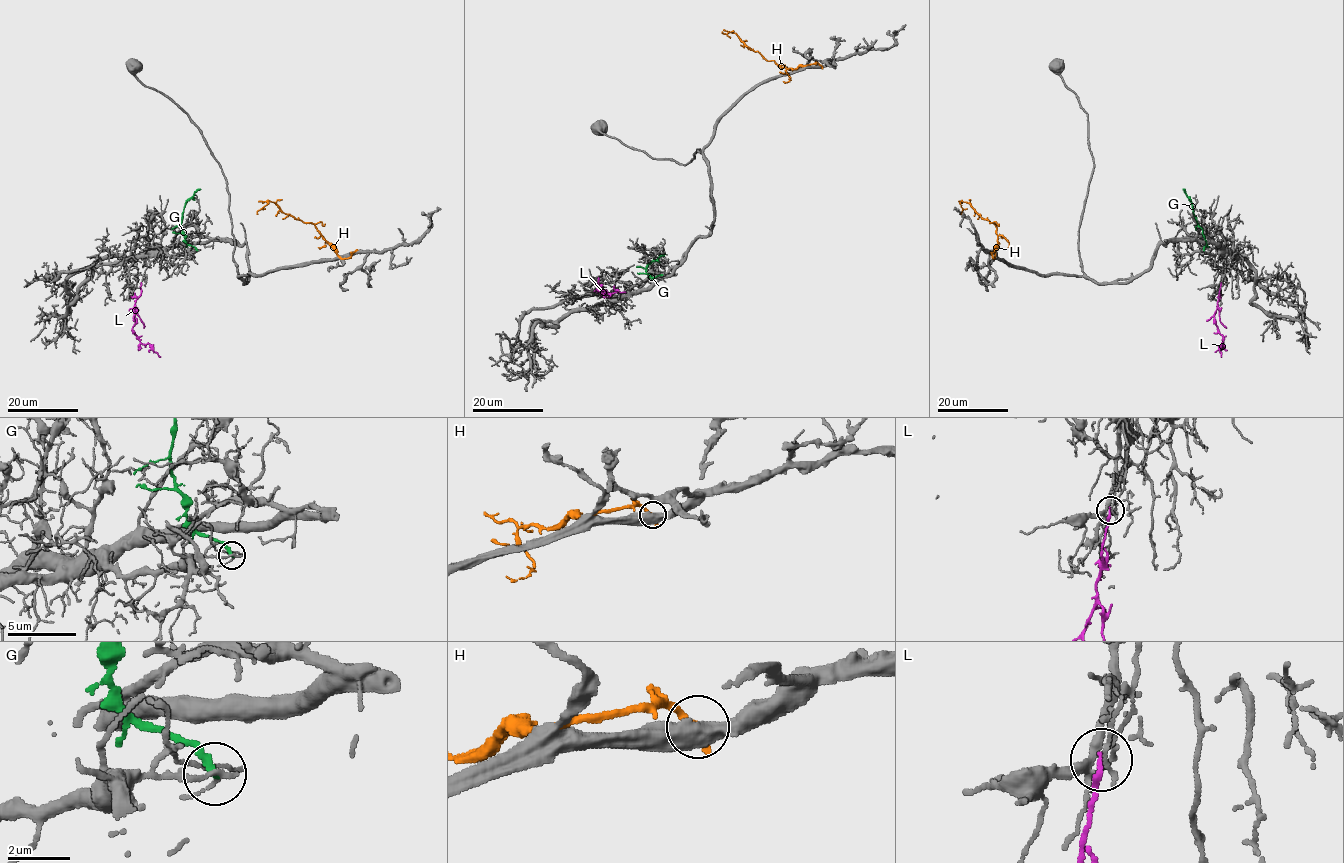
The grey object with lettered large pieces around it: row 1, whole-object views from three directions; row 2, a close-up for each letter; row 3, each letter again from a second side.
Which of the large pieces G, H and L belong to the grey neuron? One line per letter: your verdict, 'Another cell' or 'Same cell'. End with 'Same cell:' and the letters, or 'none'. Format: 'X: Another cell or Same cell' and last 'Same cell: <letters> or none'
G: Another cell
H: Another cell
L: Another cell
Same cell: none

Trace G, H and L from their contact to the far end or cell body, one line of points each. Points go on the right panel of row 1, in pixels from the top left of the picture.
G: (1203, 250), (1206, 241), (1183, 189)
H: (994, 250), (993, 258), (998, 245), (996, 226), (962, 201), (961, 214)
L: (1221, 283), (1214, 322), (1223, 339), (1219, 349), (1222, 357)

